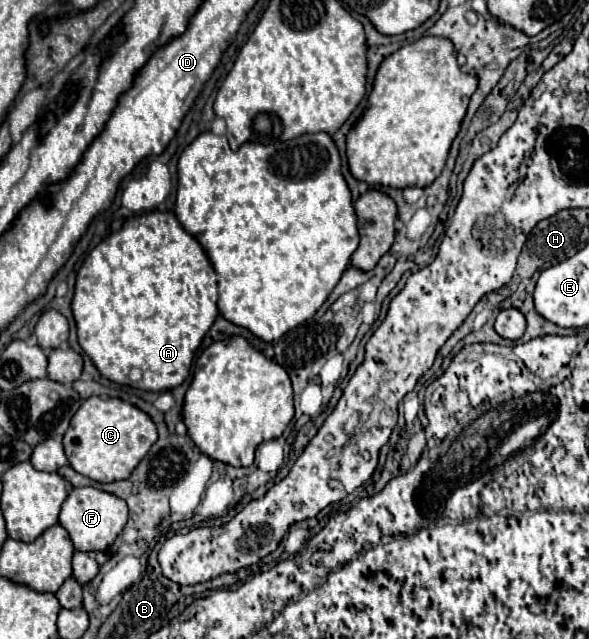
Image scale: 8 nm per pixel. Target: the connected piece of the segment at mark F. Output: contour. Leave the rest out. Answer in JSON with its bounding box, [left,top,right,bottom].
[58,487,128,551]

